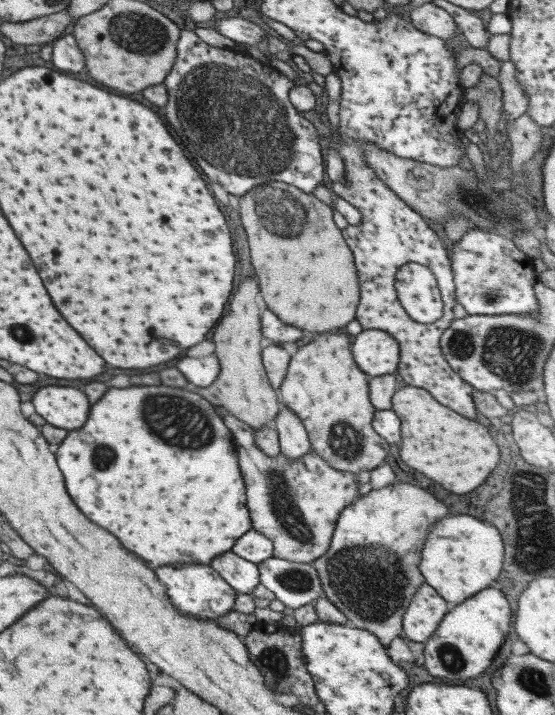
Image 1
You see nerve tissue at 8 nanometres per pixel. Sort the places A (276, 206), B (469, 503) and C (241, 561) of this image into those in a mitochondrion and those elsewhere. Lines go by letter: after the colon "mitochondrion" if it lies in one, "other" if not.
A: mitochondrion
B: other
C: other

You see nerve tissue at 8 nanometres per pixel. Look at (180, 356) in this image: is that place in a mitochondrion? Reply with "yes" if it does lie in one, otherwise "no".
no

